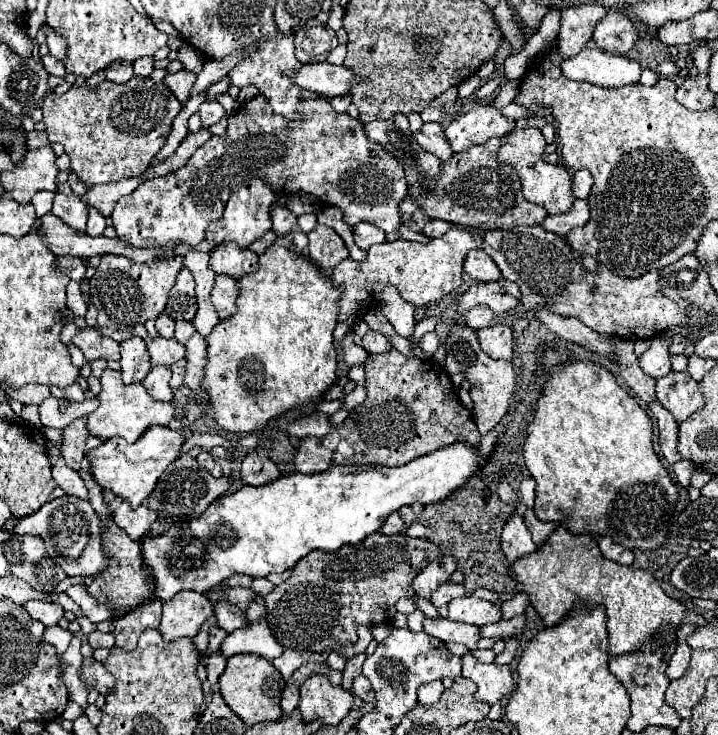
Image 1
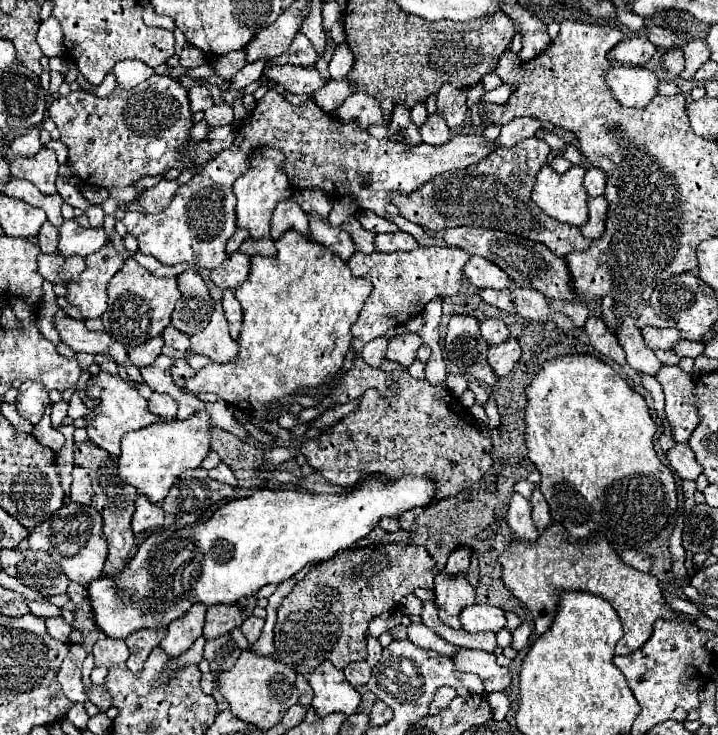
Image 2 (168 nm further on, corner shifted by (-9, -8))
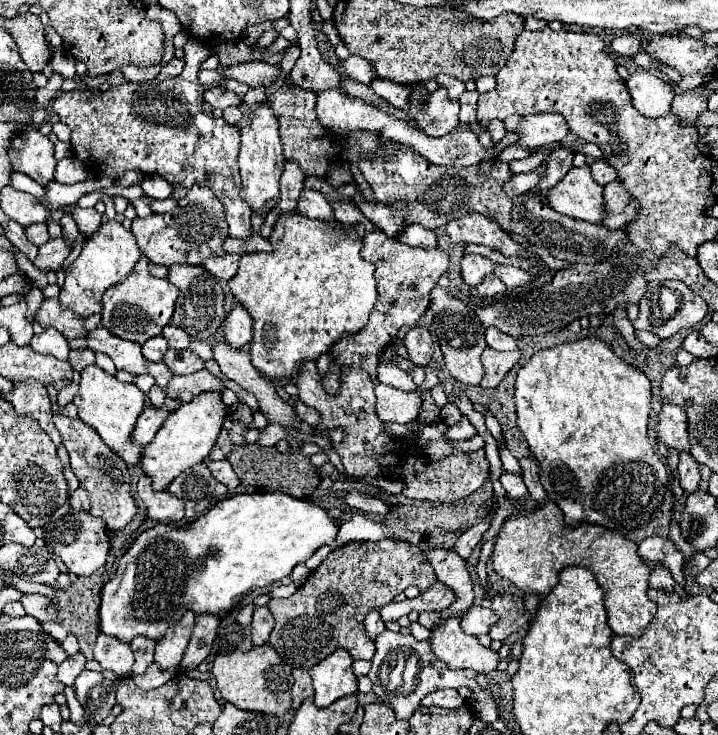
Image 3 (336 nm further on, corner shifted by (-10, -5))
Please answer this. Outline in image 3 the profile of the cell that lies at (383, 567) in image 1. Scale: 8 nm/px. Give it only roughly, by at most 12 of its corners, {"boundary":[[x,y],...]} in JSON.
{"boundary":[[397,539],[333,549],[287,599],[269,643],[311,669],[373,659],[371,609],[437,581]]}

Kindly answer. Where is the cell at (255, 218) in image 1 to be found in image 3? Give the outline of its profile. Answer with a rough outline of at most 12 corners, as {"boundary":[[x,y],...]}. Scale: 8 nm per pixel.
{"boundary":[[249,89],[241,197],[253,213],[279,193],[285,157],[265,89]]}

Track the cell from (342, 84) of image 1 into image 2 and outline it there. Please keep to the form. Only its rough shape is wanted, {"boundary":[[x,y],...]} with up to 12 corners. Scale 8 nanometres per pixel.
{"boundary":[[272,66],[264,76],[312,96],[328,84],[316,68]]}

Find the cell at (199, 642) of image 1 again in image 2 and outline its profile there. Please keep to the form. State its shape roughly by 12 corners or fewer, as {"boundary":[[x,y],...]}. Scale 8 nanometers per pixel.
{"boundary":[[200,636],[186,654],[176,658],[176,668],[198,664],[204,658],[204,642]]}

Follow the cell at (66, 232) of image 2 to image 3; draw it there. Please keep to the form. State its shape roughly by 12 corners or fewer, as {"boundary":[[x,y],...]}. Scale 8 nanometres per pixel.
{"boundary":[[63,237],[39,247],[33,265],[43,273],[57,271],[71,253]]}

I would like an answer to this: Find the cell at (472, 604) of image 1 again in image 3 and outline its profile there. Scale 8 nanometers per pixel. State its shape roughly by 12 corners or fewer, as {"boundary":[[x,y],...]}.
{"boundary":[[473,605],[461,619],[467,635],[483,635],[497,623],[491,607]]}

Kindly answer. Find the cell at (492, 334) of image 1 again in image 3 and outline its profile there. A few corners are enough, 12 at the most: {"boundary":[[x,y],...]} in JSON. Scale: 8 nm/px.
{"boundary":[[487,347],[481,387],[497,387],[519,361],[519,349],[499,353]]}

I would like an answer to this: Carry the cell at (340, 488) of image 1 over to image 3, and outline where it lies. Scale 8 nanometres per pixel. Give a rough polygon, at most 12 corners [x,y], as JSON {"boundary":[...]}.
{"boundary":[[281,491],[157,523],[99,627],[157,641],[291,575],[337,521]]}

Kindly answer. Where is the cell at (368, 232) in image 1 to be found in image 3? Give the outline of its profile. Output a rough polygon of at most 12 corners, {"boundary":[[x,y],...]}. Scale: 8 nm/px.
{"boundary":[[409,225],[399,241],[409,247],[437,247],[435,231]]}

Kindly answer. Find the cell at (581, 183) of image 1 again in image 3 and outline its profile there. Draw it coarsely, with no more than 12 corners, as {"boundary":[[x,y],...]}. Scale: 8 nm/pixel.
{"boundary":[[593,161],[593,179],[599,185],[615,181],[617,177],[607,161]]}

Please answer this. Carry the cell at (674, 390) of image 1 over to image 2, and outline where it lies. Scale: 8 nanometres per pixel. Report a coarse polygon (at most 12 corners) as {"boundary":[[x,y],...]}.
{"boundary":[[664,366],[666,418],[674,440],[688,442],[698,426],[694,374]]}

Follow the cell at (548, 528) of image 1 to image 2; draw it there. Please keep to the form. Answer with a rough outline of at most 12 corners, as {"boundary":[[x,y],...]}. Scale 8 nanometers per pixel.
{"boundary":[[538,488],[534,490],[532,520],[538,532],[552,524],[548,504]]}

